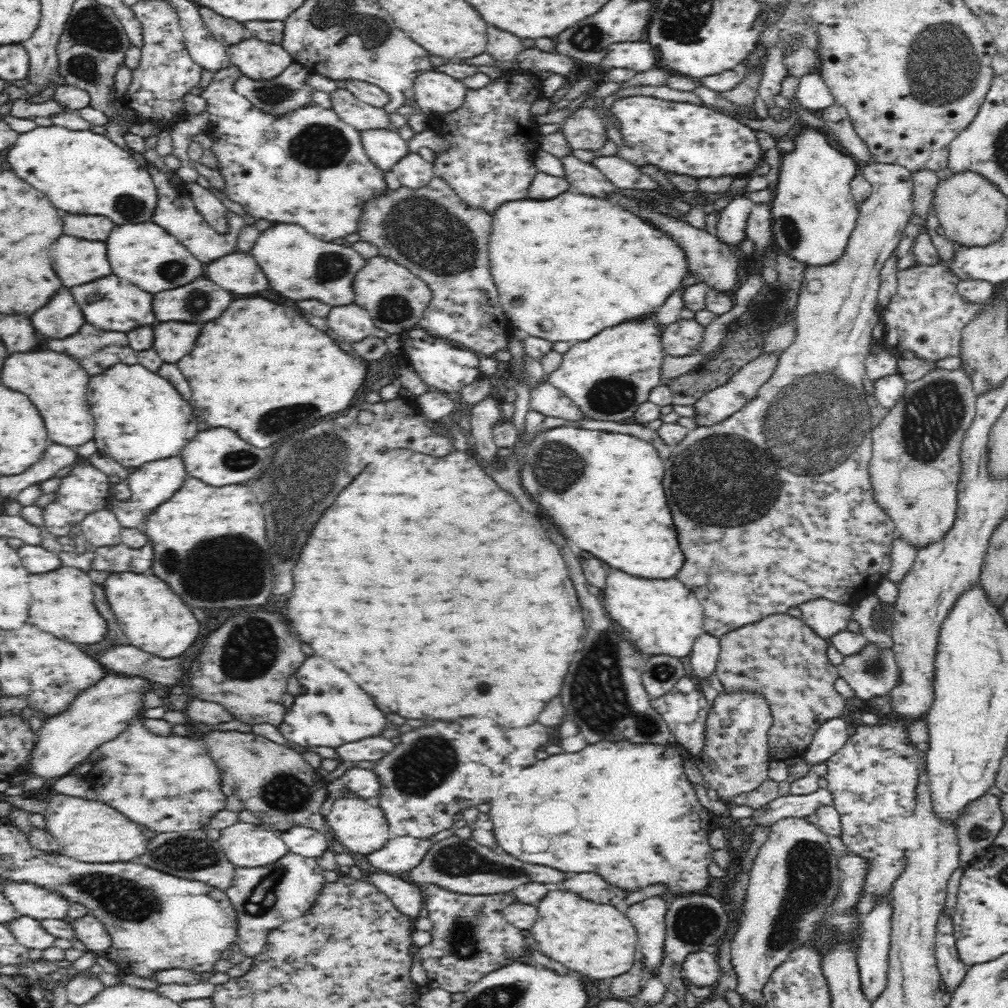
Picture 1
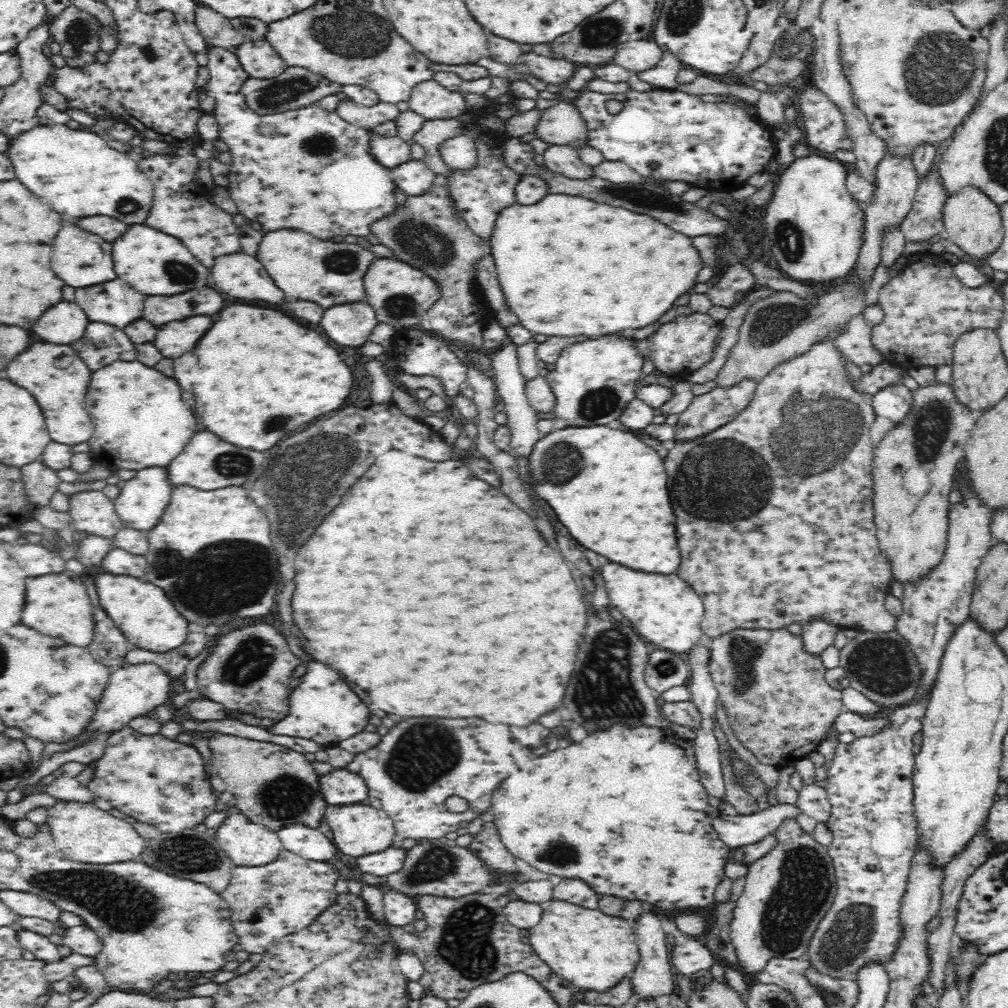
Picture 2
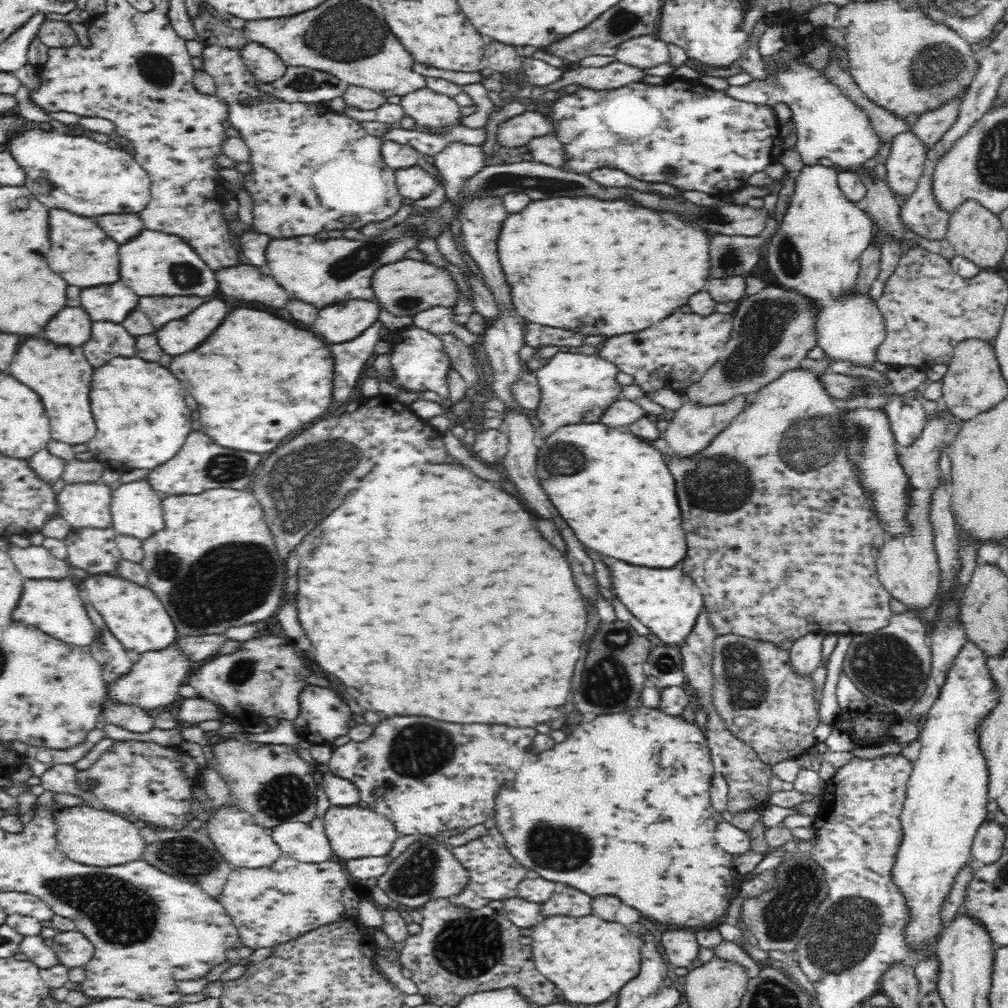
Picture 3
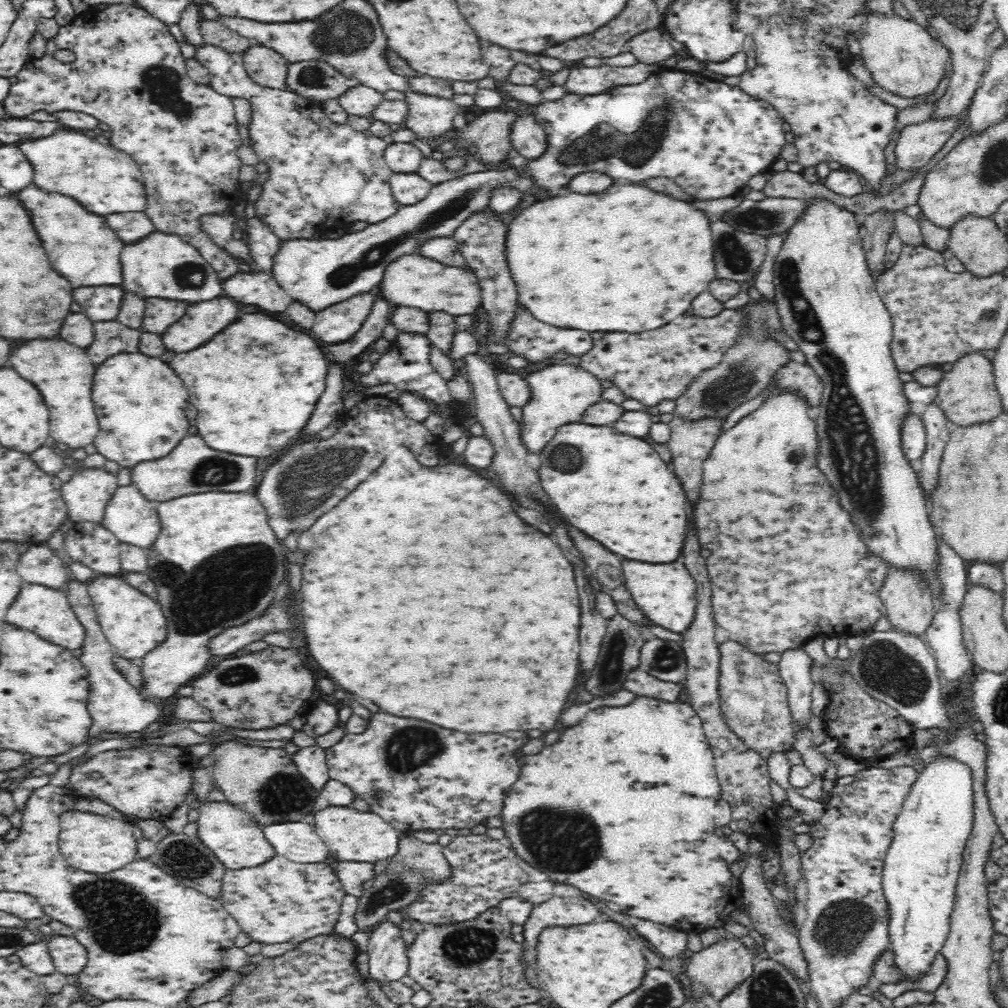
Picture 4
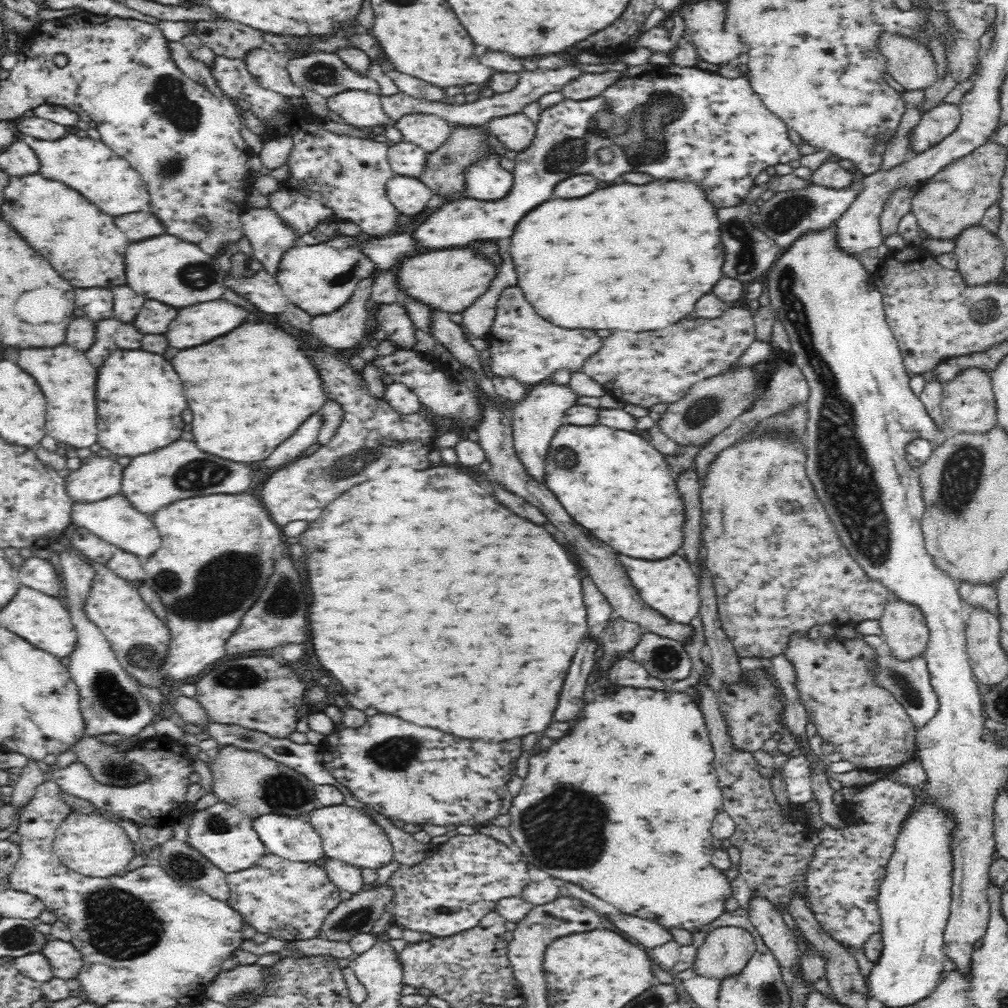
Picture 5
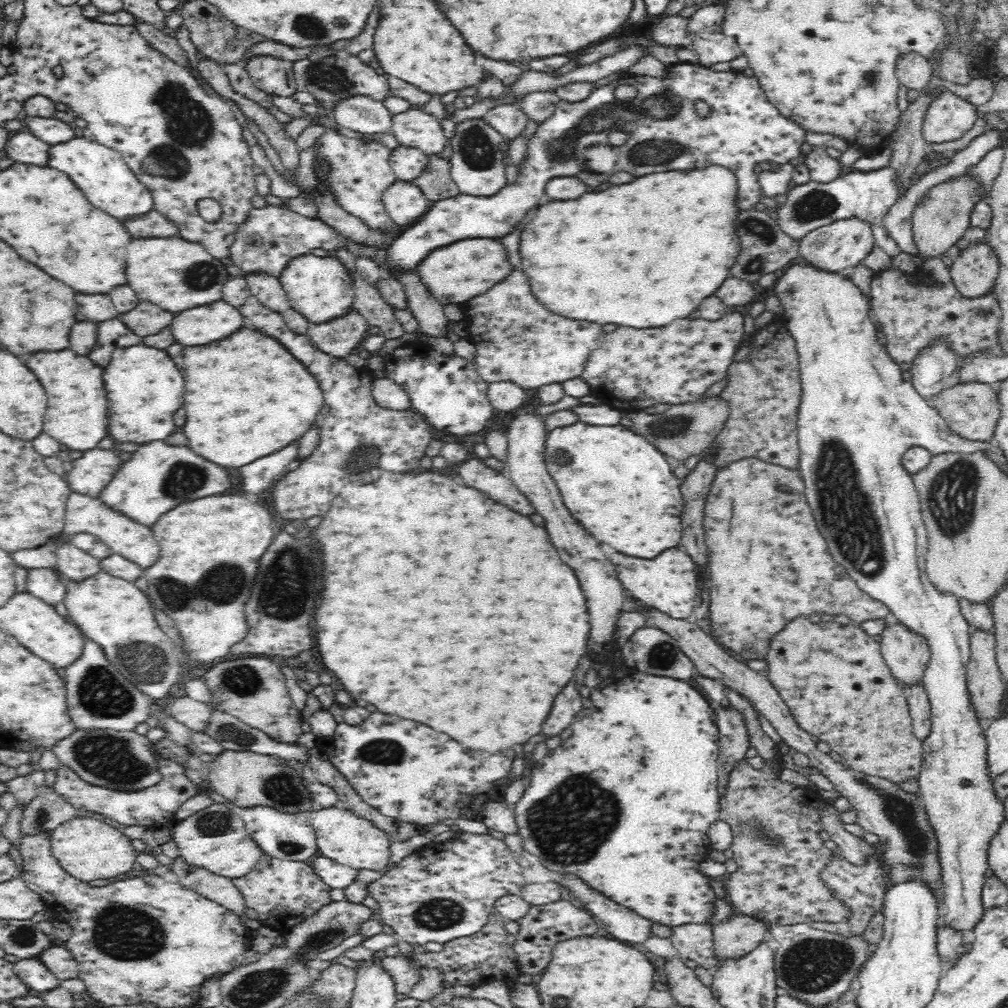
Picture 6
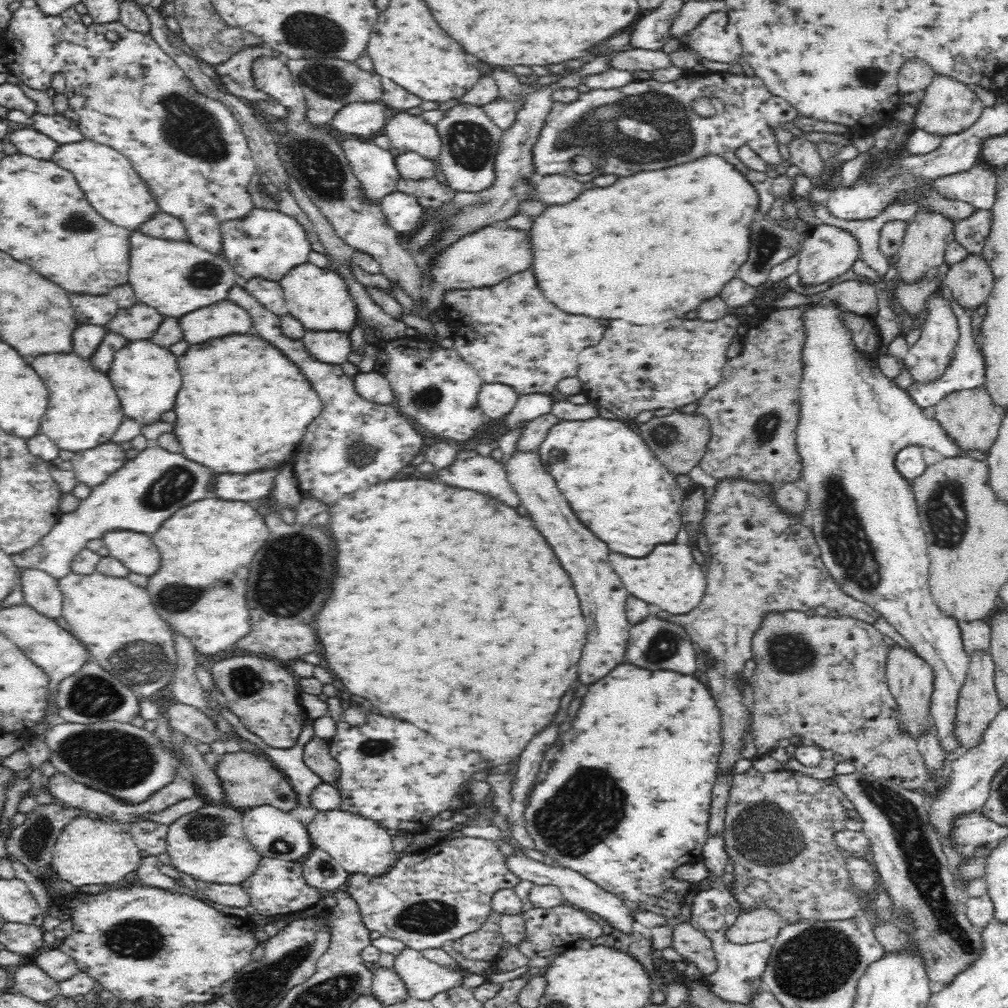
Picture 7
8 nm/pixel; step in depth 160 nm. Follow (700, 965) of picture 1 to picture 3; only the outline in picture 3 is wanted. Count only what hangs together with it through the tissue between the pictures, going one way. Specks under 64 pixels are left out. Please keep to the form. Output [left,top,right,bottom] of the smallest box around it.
[660,928,700,973]

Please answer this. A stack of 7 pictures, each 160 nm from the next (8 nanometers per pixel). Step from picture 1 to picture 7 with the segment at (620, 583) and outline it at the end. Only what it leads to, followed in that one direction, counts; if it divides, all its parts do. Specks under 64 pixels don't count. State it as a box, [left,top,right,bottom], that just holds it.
[610,544,706,615]

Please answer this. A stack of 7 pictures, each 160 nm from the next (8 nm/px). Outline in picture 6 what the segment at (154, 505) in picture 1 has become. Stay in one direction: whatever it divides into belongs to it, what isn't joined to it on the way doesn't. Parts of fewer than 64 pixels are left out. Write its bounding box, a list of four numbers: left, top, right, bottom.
[60,490,160,571]

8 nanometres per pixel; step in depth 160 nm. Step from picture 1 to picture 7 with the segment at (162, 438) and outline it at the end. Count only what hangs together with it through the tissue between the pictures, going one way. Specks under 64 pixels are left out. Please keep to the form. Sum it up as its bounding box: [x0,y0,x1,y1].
[108,342,182,425]

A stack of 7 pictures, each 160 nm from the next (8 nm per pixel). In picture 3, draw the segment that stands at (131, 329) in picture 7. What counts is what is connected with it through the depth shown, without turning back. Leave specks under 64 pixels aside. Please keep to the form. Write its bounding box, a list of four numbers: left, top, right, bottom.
[138,298,204,330]

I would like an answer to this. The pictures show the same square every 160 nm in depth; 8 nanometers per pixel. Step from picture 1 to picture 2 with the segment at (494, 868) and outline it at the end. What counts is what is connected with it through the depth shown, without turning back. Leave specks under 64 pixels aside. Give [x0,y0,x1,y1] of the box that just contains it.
[382,837,490,900]

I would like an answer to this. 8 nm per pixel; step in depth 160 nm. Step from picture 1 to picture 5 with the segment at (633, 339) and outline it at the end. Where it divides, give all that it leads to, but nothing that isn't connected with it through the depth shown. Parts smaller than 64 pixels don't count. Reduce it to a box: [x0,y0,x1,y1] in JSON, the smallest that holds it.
[510,381,578,485]

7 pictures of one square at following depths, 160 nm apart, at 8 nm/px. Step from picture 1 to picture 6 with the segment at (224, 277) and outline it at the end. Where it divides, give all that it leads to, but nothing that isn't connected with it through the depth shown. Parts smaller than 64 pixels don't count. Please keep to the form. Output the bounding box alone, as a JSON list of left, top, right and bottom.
[245,273,290,312]

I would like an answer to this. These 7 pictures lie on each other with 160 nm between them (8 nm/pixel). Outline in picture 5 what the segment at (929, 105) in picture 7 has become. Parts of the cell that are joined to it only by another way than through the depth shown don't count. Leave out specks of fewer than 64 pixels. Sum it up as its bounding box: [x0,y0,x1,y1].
[914,102,962,152]

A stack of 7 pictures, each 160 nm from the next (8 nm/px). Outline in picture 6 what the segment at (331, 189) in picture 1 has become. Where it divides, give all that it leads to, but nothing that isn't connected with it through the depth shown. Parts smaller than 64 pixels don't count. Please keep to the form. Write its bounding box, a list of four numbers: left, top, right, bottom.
[315,128,398,232]

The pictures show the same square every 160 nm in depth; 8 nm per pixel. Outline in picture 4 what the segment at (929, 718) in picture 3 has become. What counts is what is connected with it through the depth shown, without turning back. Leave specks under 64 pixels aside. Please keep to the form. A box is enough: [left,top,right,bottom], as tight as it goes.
[881,756,973,982]

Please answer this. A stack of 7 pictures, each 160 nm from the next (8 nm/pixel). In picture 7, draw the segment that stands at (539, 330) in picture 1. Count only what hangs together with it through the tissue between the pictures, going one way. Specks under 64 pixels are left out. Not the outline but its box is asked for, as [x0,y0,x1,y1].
[530,153,761,326]

